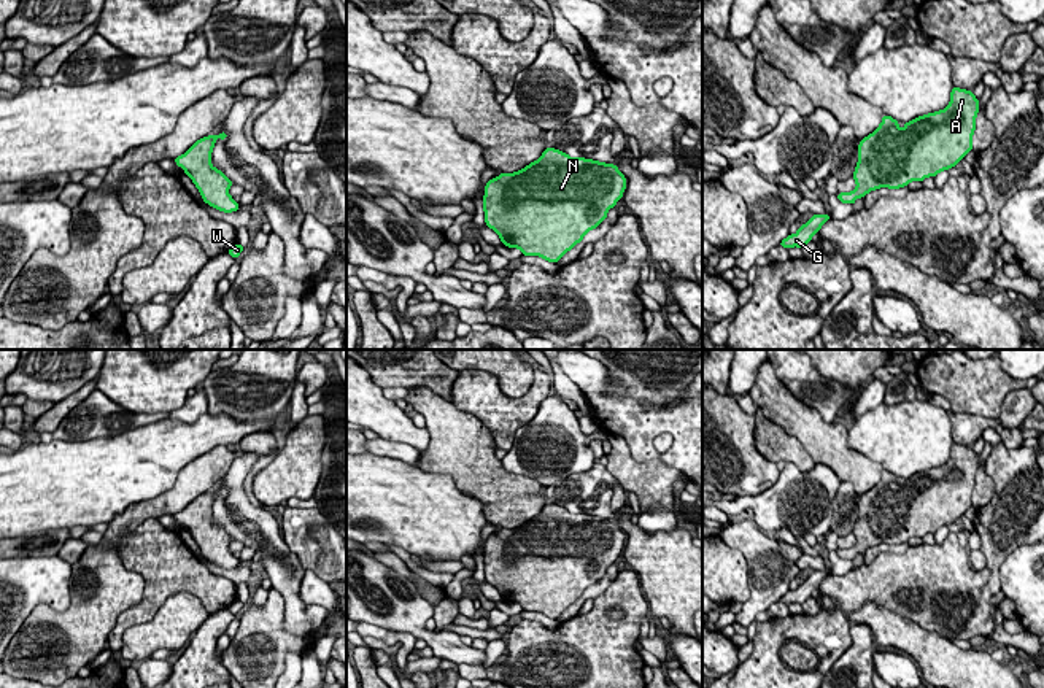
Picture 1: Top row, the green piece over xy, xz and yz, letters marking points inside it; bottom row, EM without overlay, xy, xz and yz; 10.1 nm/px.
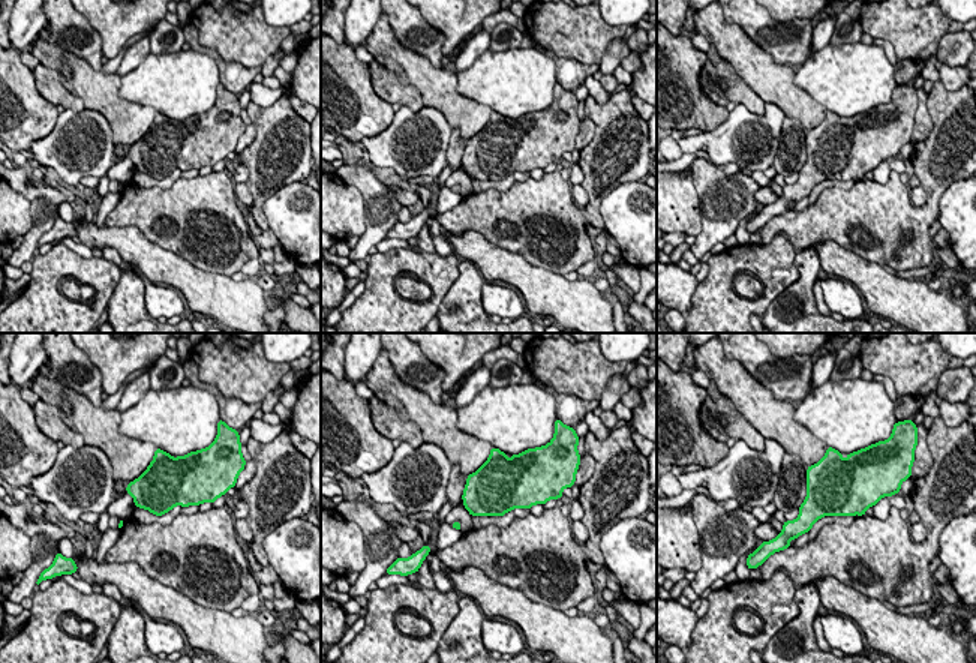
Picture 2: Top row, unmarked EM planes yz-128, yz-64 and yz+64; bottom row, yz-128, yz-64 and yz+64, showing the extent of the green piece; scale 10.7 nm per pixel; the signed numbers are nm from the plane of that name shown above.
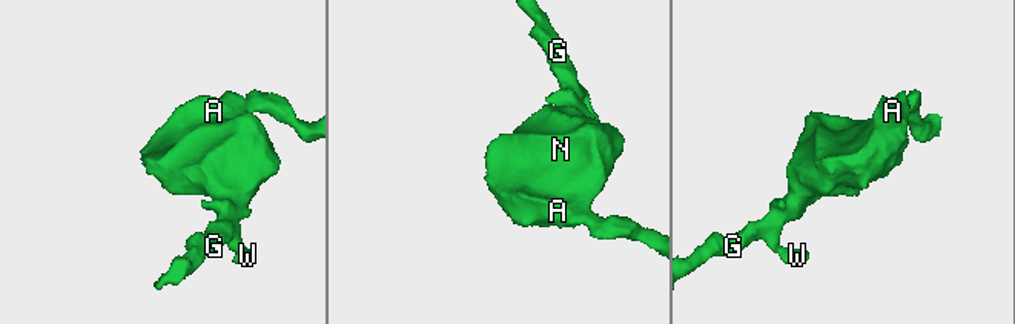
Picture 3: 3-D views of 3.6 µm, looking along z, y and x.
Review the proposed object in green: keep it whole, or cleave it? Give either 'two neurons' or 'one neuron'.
one neuron

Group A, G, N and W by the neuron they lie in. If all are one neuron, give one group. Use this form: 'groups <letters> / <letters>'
groups A G N W

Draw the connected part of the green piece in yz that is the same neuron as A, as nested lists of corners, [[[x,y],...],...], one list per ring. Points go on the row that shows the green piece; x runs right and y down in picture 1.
[[[953,86],[947,108],[918,116],[906,122],[903,130],[896,119],[884,114],[880,126],[860,140],[860,156],[853,172],[856,187],[852,192],[837,192],[839,202],[853,205],[858,197],[864,199],[868,192],[879,187],[899,189],[911,181],[934,178],[939,172],[955,167],[972,151],[977,113],[979,99],[971,91]]]

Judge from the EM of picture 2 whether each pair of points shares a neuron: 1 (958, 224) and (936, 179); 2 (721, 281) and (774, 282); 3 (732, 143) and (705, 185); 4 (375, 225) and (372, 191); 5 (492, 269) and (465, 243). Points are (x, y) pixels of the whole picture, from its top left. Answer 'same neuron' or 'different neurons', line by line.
1: different neurons
2: same neuron
3: different neurons
4: same neuron
5: same neuron

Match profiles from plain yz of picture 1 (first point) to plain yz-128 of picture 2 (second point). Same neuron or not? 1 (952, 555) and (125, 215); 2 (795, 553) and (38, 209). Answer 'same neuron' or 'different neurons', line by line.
1: same neuron
2: same neuron

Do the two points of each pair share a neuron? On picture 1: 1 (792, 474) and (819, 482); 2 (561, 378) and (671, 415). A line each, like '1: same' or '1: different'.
1: same
2: different

